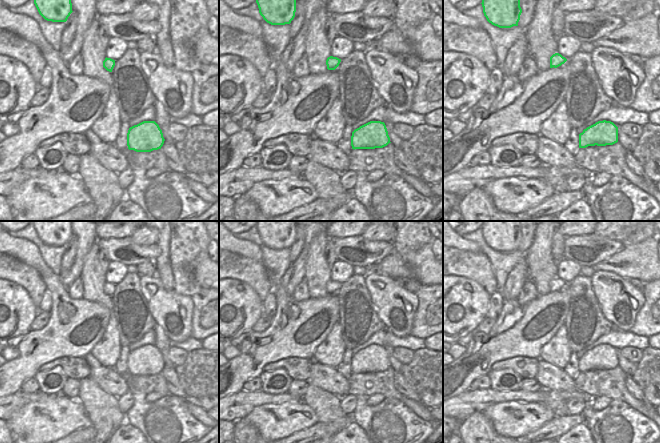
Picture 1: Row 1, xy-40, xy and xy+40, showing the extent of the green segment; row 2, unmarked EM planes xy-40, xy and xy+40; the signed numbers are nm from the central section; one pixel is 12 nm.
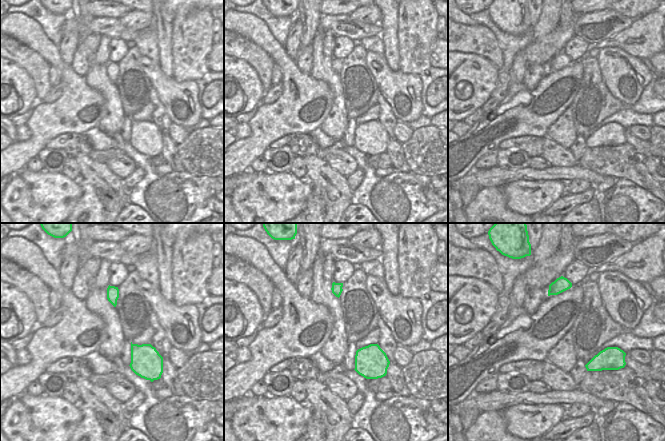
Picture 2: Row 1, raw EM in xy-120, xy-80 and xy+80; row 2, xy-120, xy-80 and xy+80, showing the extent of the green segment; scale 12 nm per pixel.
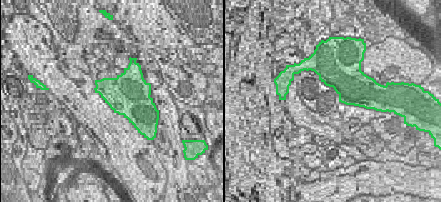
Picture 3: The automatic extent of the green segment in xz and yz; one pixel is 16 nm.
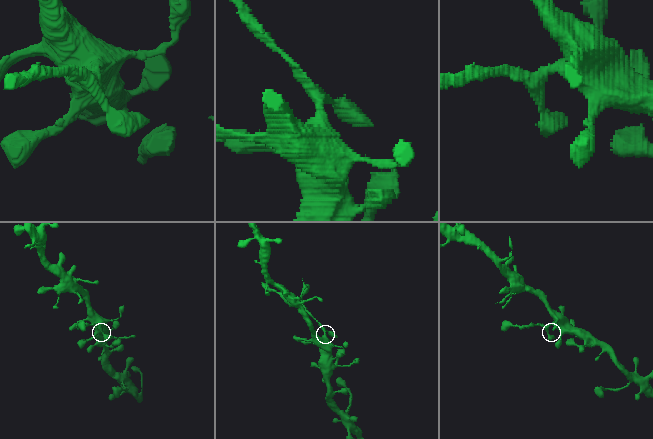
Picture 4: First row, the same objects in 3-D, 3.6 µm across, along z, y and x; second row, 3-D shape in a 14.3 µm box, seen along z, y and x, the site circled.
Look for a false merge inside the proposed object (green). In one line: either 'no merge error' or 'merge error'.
merge error

